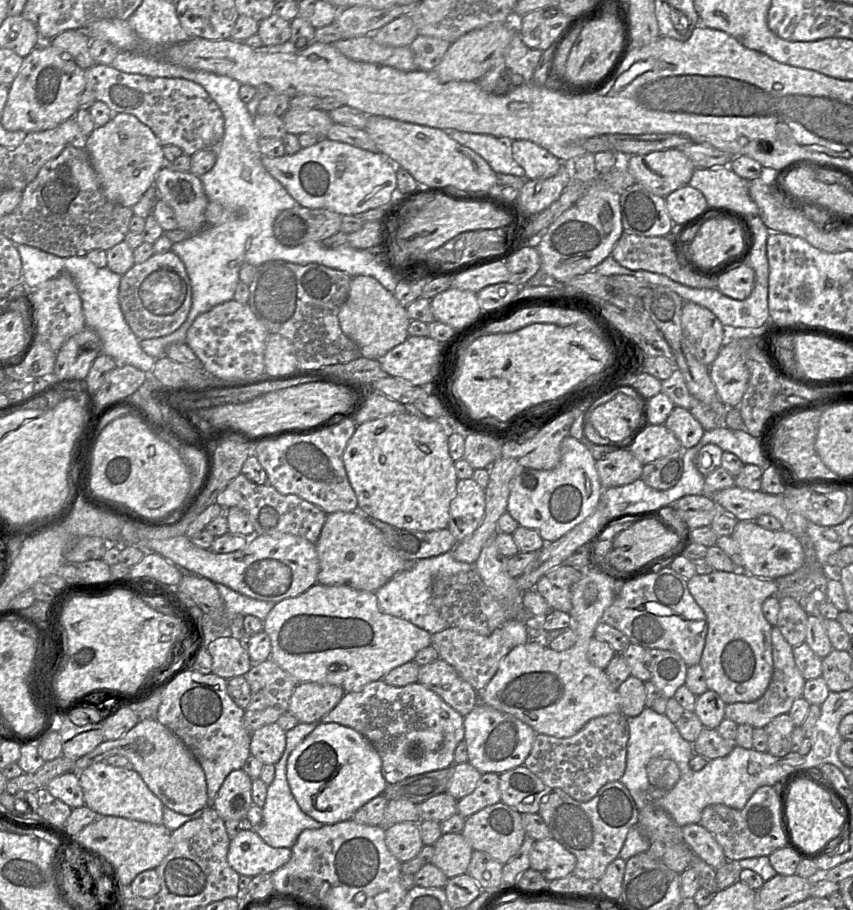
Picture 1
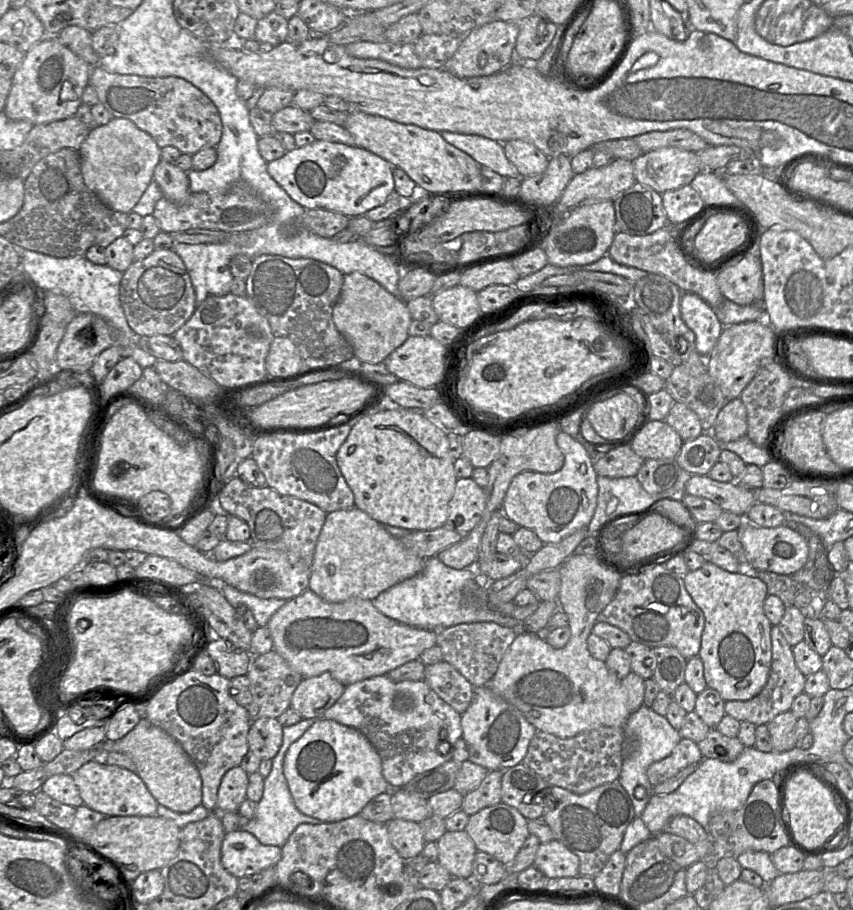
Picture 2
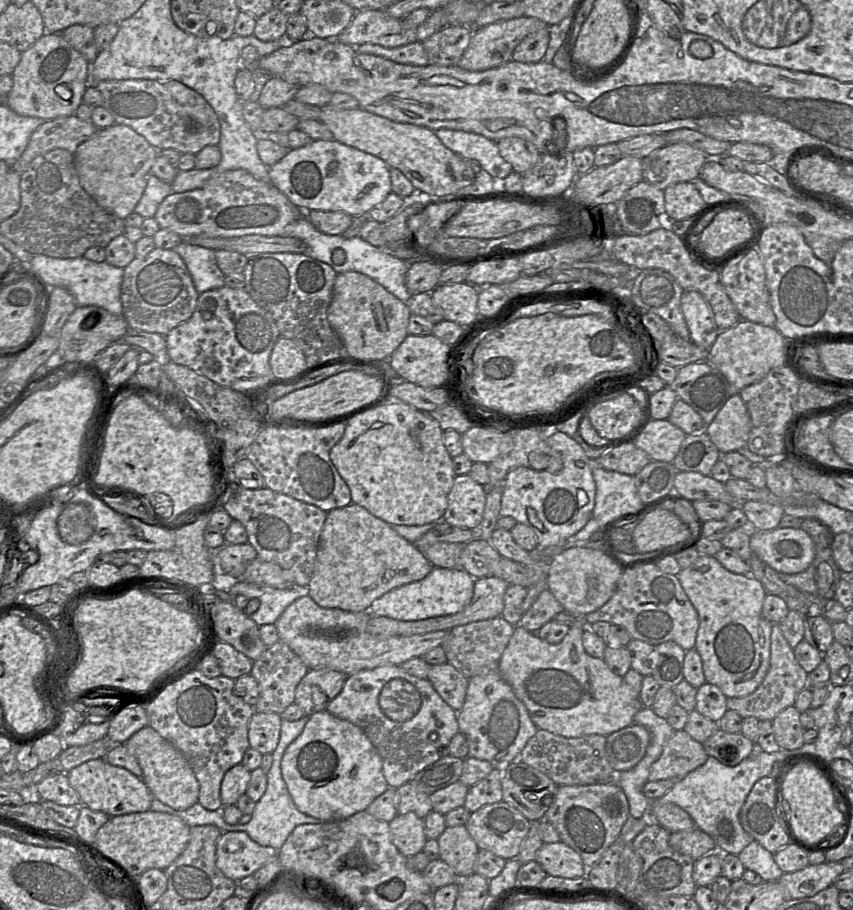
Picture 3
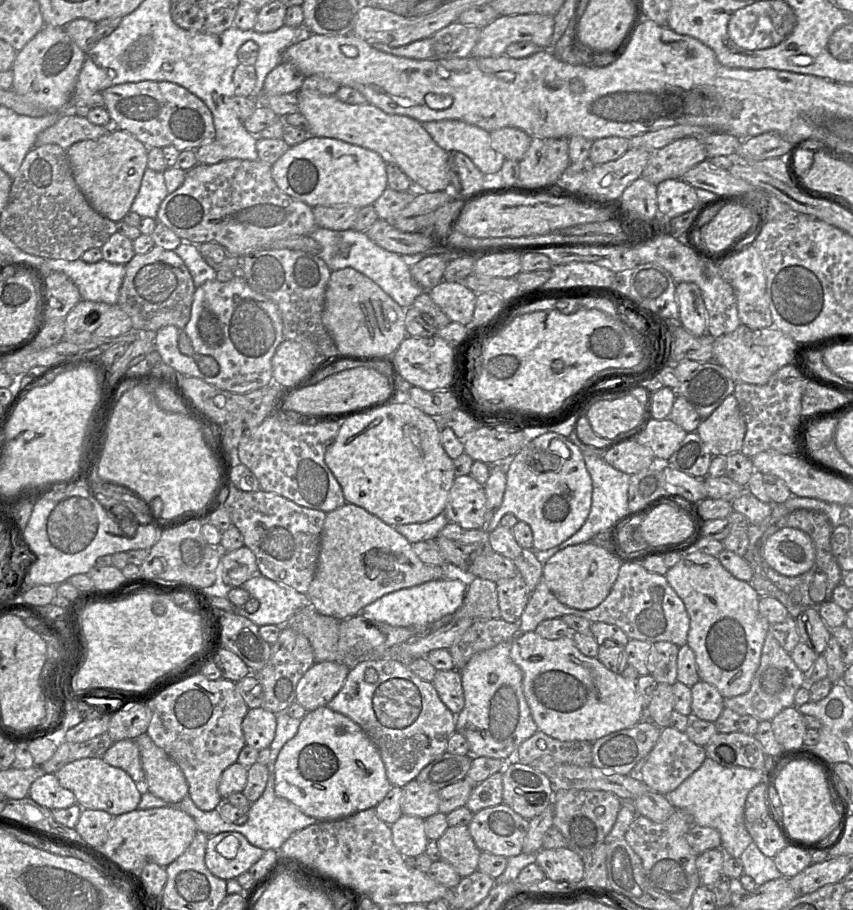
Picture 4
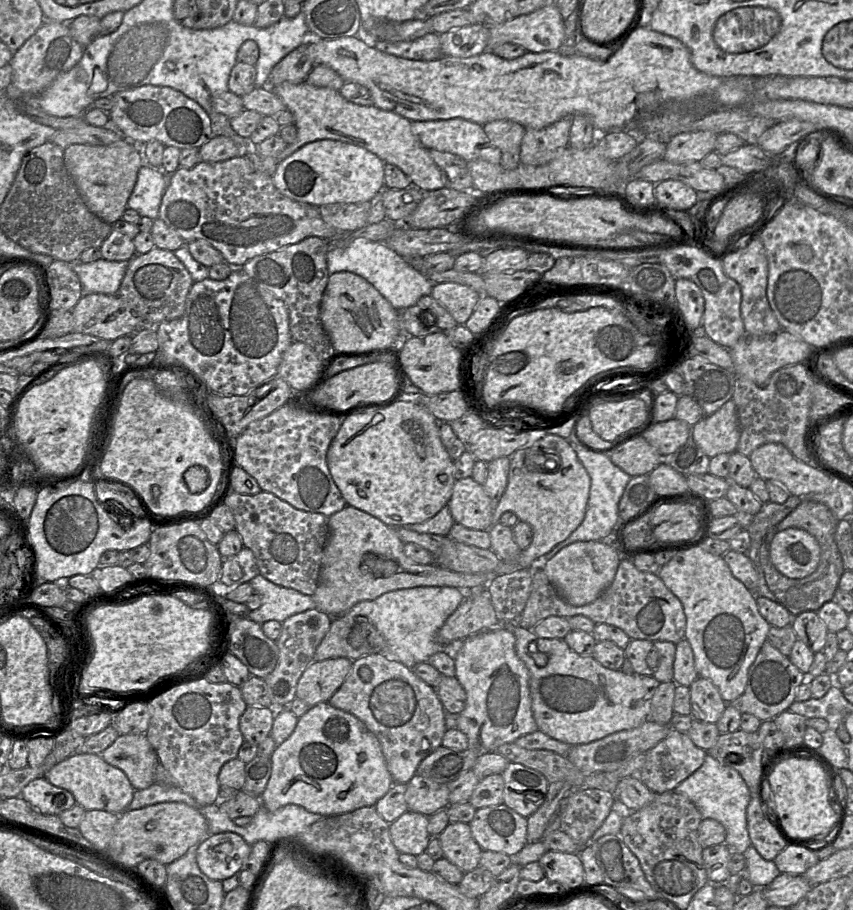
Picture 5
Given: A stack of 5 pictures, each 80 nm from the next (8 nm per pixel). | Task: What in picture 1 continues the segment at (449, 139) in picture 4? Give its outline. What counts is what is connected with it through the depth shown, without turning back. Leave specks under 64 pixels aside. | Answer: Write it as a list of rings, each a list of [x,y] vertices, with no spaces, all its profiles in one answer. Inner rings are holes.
[[[446,129],[444,131],[454,141],[470,148],[484,158],[497,174],[525,177],[525,170],[514,160],[512,155],[511,143],[514,140],[454,129]]]

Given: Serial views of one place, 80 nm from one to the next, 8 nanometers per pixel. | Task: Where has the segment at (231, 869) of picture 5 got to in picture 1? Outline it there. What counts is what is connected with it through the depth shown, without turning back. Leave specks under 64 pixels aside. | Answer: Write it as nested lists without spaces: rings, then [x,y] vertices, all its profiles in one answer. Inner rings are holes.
[[[241,830],[230,841],[227,861],[240,875],[273,873],[291,858],[290,848],[269,846],[254,830]]]

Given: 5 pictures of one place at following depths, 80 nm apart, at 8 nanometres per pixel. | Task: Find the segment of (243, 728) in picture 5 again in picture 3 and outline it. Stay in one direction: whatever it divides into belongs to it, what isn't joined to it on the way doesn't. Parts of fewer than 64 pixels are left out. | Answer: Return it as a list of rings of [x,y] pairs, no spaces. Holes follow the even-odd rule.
[[[255,712],[248,728],[250,747],[263,755],[272,754],[279,743],[281,722],[279,714]]]

